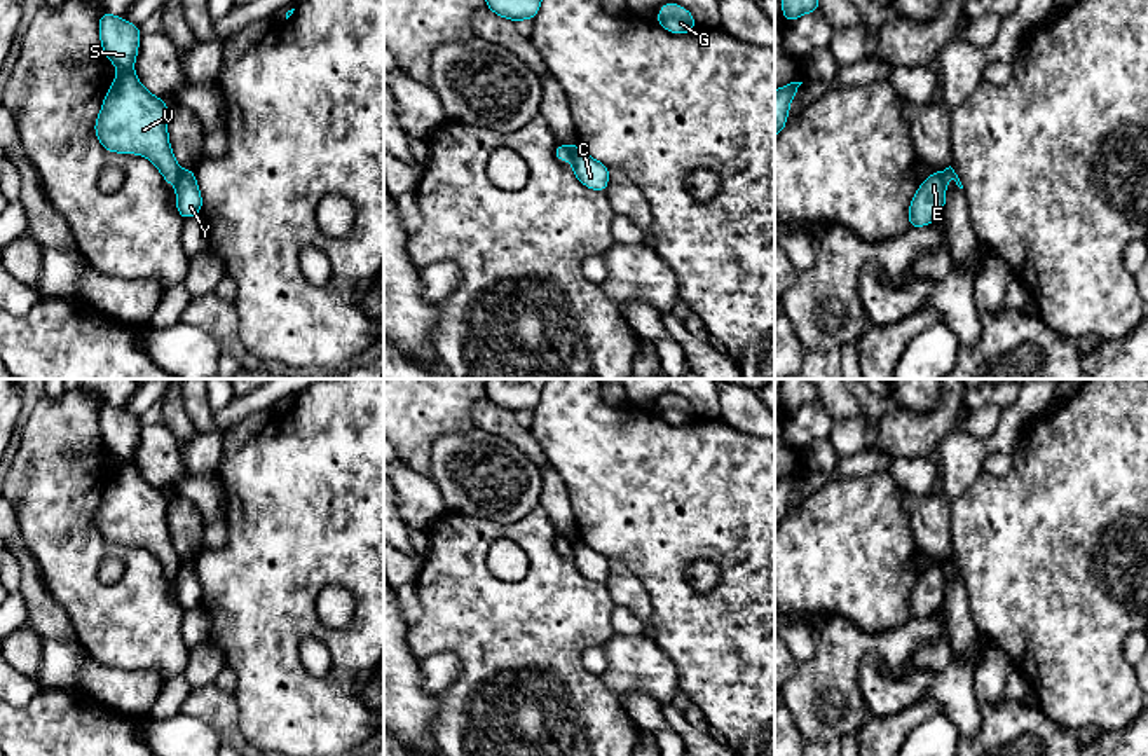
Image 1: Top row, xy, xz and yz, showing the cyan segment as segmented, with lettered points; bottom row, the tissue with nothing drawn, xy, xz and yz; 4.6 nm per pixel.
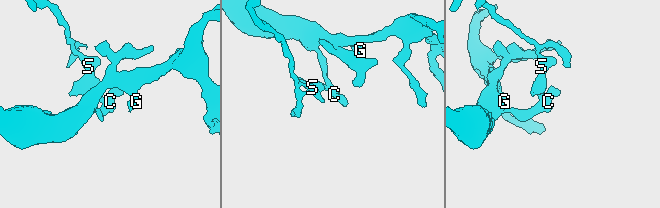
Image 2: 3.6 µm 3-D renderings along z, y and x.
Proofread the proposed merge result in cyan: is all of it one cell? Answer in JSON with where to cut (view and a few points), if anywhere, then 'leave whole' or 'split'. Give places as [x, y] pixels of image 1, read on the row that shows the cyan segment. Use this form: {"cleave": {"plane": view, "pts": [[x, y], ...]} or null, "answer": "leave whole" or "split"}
{"cleave": {"plane": "xy", "pts": [[182, 171], [175, 182]]}, "answer": "split"}

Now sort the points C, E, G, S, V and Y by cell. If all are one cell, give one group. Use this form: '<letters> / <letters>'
C E G Y / S V

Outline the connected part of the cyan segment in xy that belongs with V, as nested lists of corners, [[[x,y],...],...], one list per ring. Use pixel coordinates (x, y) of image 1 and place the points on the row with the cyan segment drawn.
[[[103,10],[98,28],[105,56],[119,68],[94,122],[101,147],[108,152],[141,154],[159,168],[166,183],[176,183],[181,169],[167,138],[171,107],[150,94],[133,70],[143,35],[140,26]]]

